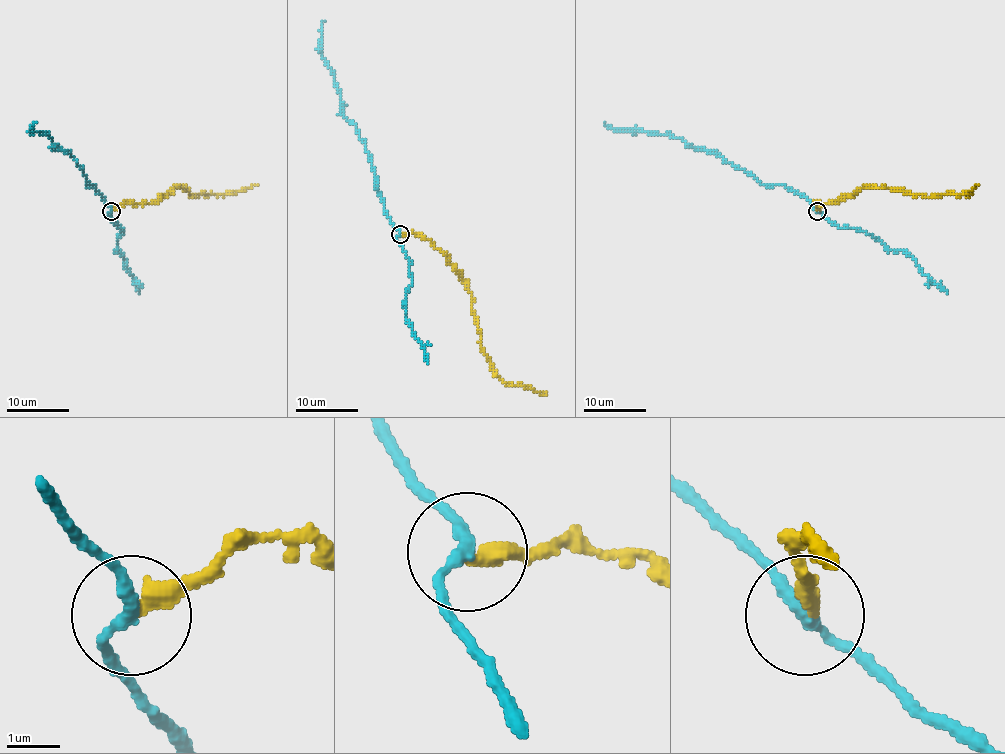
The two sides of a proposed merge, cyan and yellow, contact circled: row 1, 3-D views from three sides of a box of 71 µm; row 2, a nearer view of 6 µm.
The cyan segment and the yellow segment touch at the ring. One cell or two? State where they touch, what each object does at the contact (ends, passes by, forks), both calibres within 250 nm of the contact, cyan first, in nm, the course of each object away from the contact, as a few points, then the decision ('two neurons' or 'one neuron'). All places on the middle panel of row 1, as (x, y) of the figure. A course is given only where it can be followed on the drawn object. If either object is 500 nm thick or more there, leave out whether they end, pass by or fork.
(400, 234) | cyan passes by | yellow ends | 220/340 nm | cyan via (400, 234), (383, 209), (366, 143), (341, 111), (335, 75), (323, 56), (321, 28), (324, 22) | yellow via (400, 235), (424, 235), (447, 257), (466, 282), (481, 349), (492, 371), (508, 383), (547, 392) | two neurons

